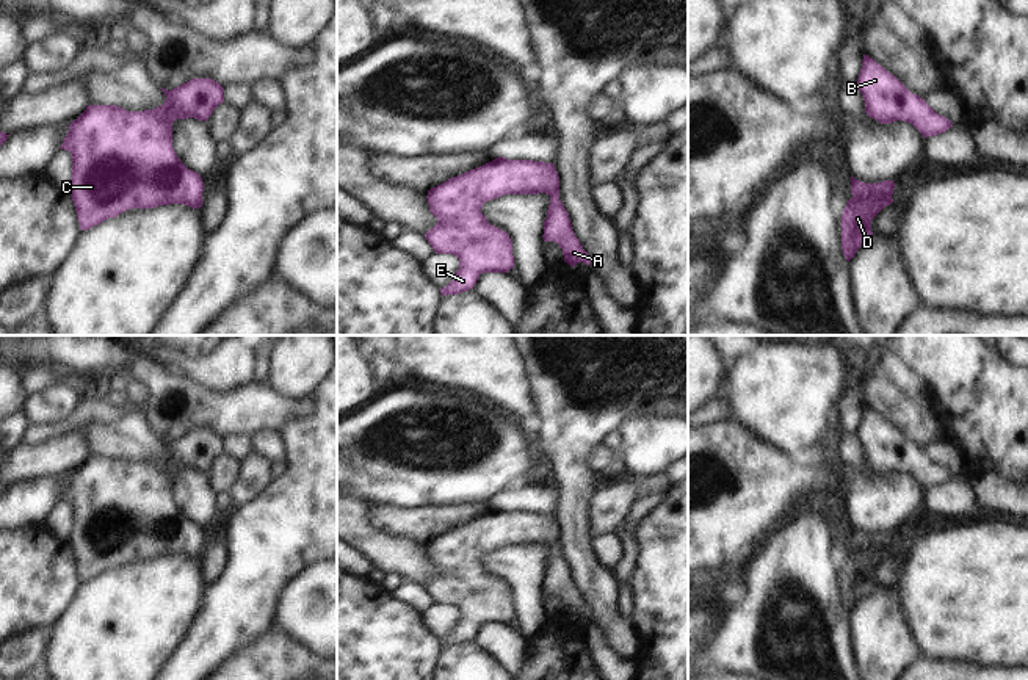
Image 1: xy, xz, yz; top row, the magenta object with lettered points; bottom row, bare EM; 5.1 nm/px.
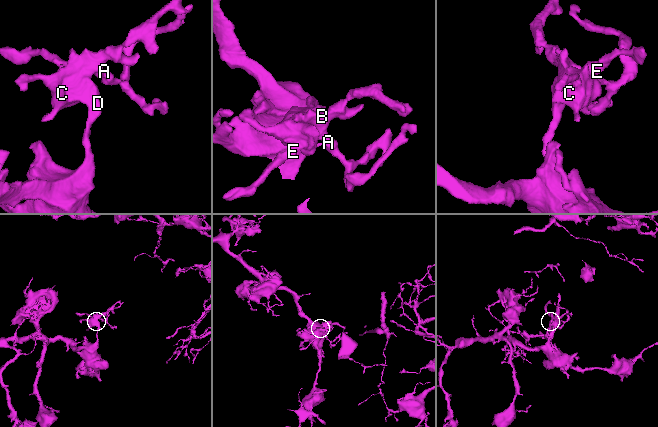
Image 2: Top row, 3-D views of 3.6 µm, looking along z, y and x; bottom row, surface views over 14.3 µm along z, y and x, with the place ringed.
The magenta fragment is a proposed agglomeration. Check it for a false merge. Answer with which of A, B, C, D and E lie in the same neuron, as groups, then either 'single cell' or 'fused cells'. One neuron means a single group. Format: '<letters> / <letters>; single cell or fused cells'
A B C D E; single cell

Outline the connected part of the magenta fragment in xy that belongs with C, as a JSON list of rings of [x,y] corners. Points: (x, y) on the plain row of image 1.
[[[193,429],[171,442],[160,439],[166,451],[154,461],[127,462],[116,456],[88,456],[71,473],[60,500],[72,506],[72,530],[67,544],[72,547],[81,581],[130,559],[155,559],[183,555],[202,558],[202,528],[188,520],[172,498],[172,473],[194,468],[205,472],[224,453],[224,439],[212,429]]]

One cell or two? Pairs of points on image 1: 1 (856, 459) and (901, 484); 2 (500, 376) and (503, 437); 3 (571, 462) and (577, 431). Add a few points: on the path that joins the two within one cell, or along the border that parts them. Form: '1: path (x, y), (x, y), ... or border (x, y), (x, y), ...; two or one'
1: border (845, 464), (859, 467); two
2: border (492, 405), (503, 411); two
3: path (571, 455), (571, 439); one

